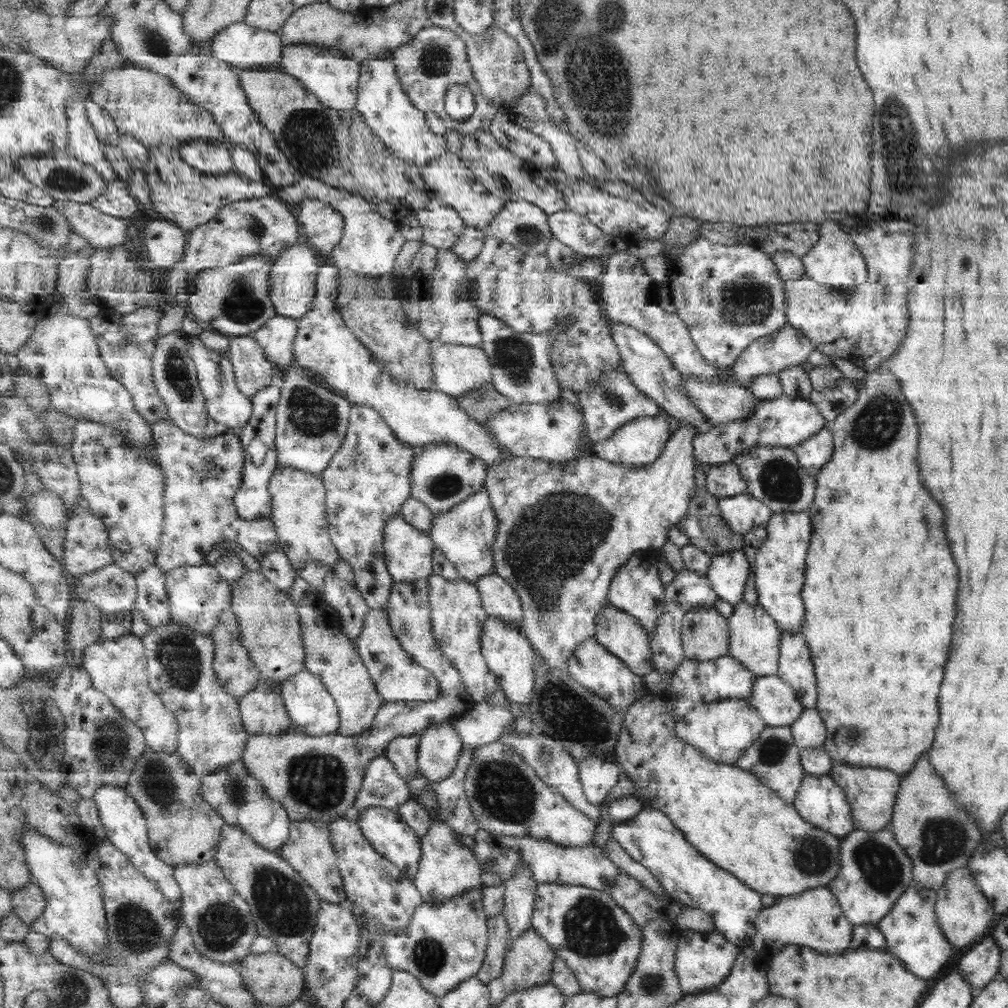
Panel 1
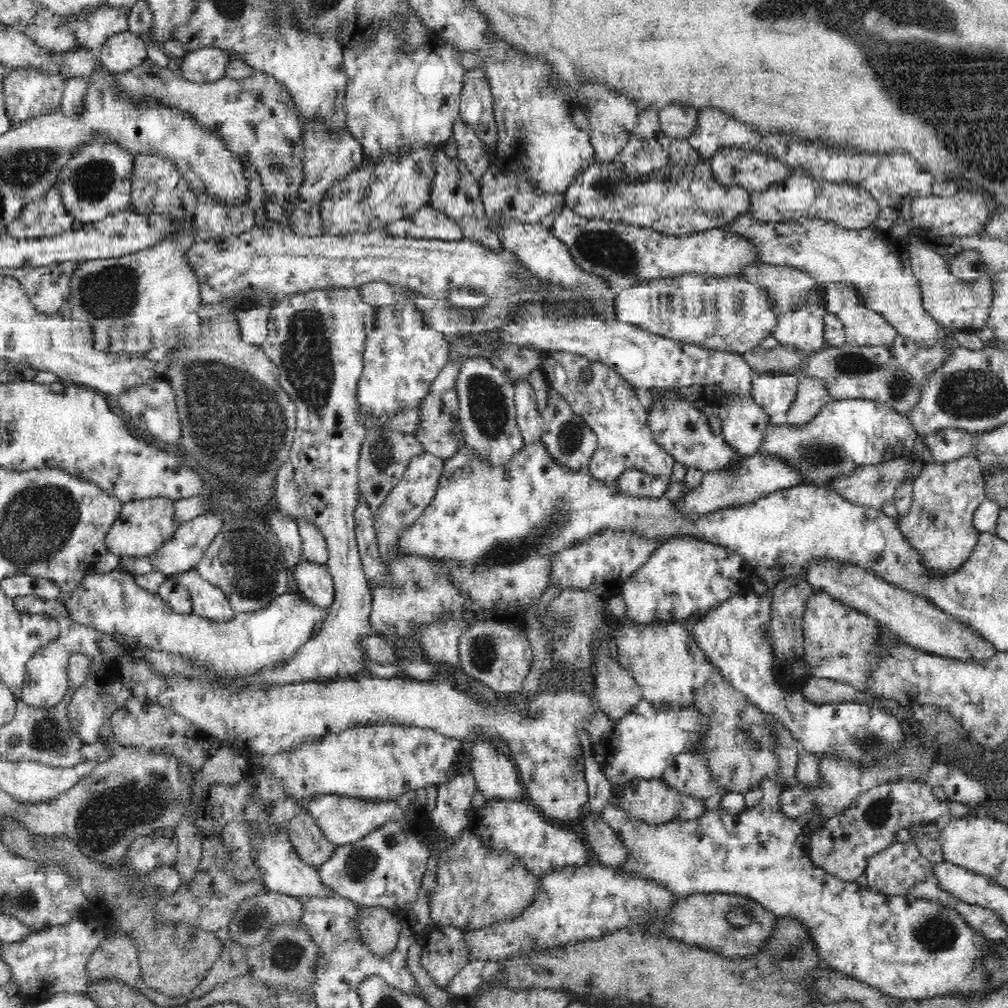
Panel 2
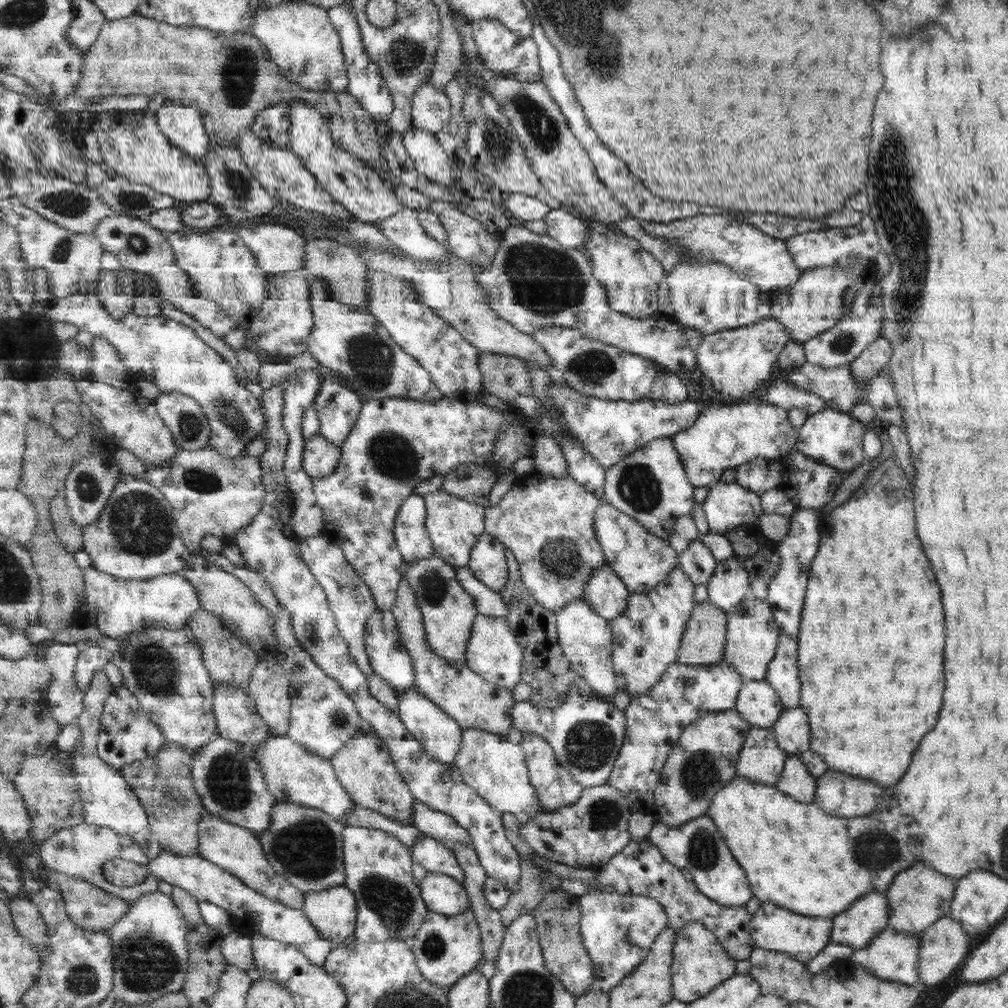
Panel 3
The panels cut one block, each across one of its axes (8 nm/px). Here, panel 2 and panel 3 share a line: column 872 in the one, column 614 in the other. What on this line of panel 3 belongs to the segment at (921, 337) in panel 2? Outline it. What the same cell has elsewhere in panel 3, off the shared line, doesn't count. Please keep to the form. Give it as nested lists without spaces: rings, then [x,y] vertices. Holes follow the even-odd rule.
[[[591,222],[591,235],[586,244],[595,276],[609,295],[613,310],[633,318],[649,318],[657,314],[657,290],[666,273],[661,261],[653,257],[639,240],[625,235],[616,225]]]

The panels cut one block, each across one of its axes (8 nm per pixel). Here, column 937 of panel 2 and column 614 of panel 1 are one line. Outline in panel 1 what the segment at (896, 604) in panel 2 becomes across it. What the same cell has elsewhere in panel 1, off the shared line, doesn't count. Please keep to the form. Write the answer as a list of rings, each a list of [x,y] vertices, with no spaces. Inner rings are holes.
[[[611,602],[601,609],[601,614],[597,617],[595,637],[603,646],[608,647],[614,655],[625,661],[625,664],[635,674],[645,676],[655,670],[656,662],[653,661],[655,660],[653,658],[654,651],[648,630],[639,622],[639,619],[632,614],[619,610],[615,605],[611,605]]]

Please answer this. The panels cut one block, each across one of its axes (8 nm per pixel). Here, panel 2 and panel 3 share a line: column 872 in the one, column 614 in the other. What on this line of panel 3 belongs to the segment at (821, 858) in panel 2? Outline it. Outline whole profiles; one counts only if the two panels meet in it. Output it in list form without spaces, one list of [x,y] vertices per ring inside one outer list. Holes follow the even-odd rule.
[[[613,786],[584,788],[581,799],[549,813],[536,813],[523,821],[519,834],[539,857],[568,867],[597,870],[632,841],[629,825],[632,815],[628,798]]]

